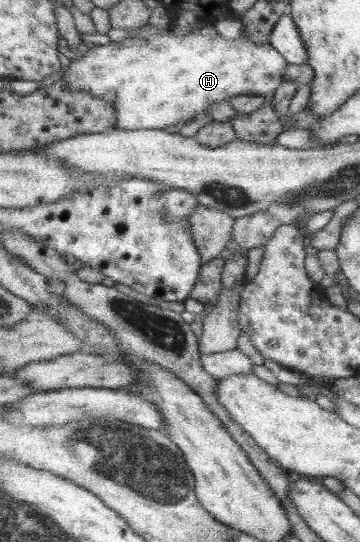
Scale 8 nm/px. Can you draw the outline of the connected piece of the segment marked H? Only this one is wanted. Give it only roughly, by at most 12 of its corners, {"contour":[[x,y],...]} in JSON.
{"contour":[[242,30],[77,54],[72,87],[121,129],[164,130],[273,97],[290,61]]}

